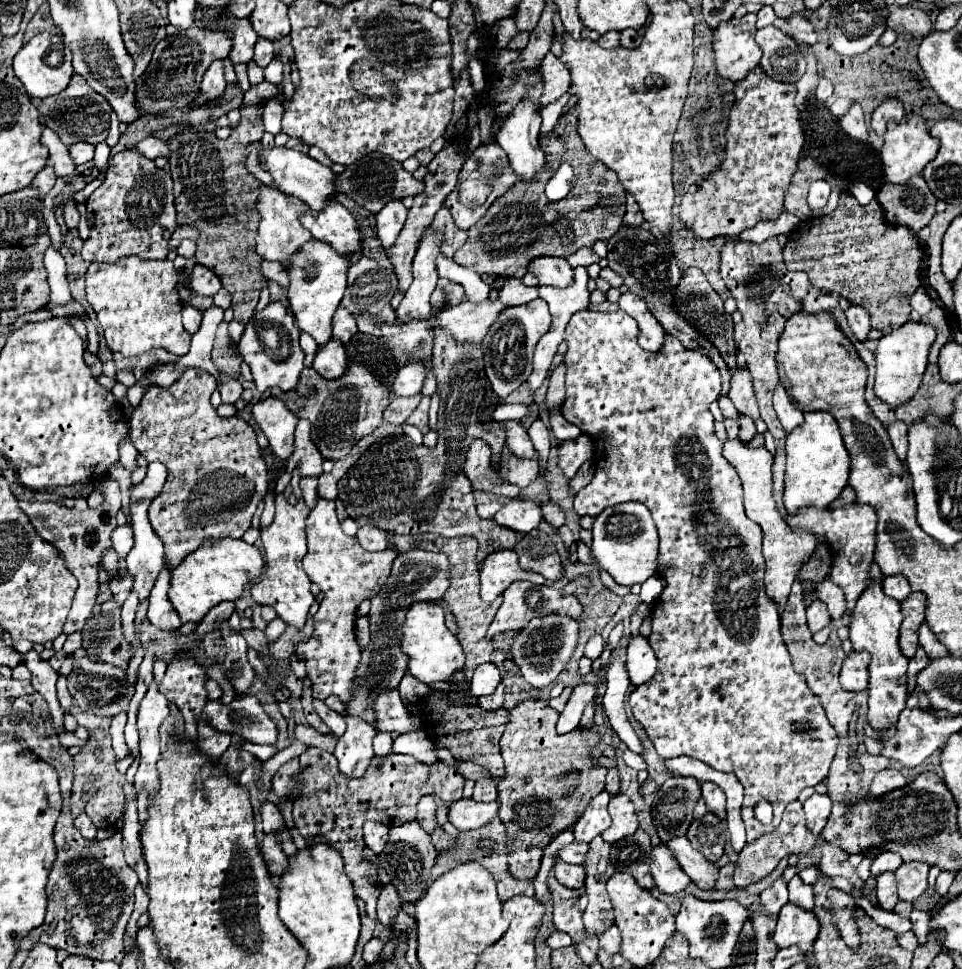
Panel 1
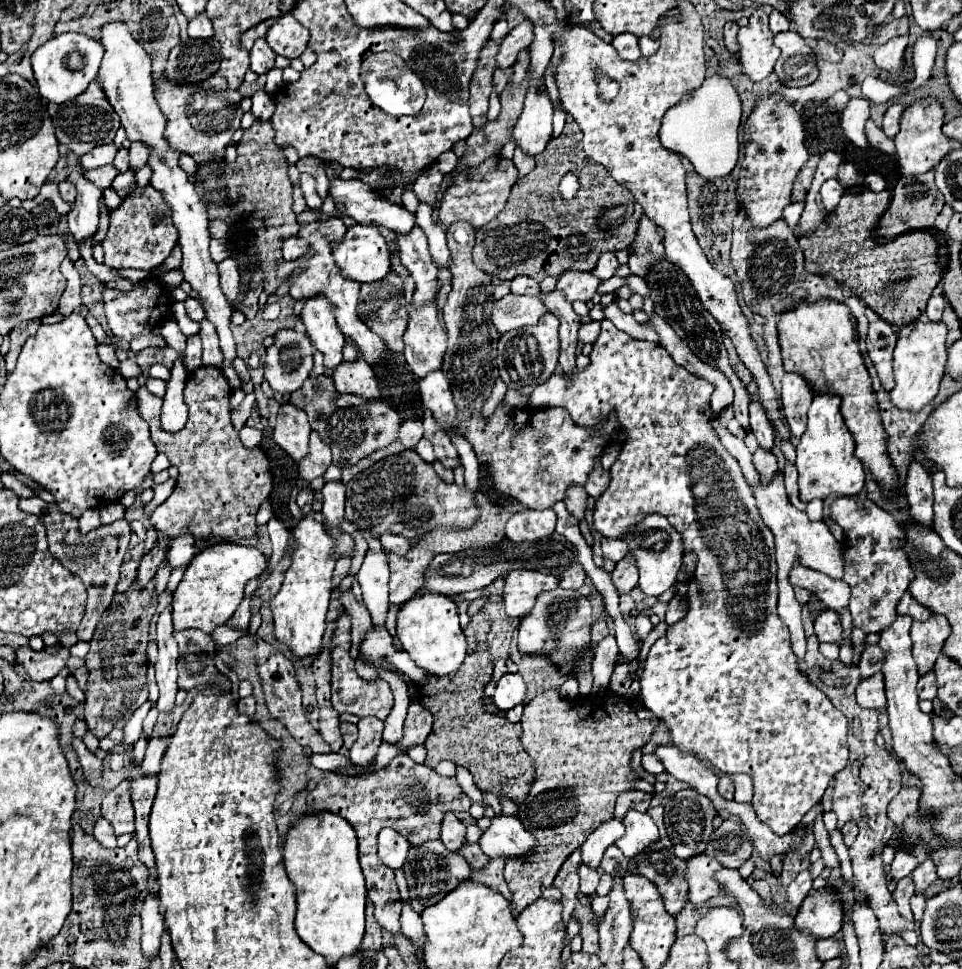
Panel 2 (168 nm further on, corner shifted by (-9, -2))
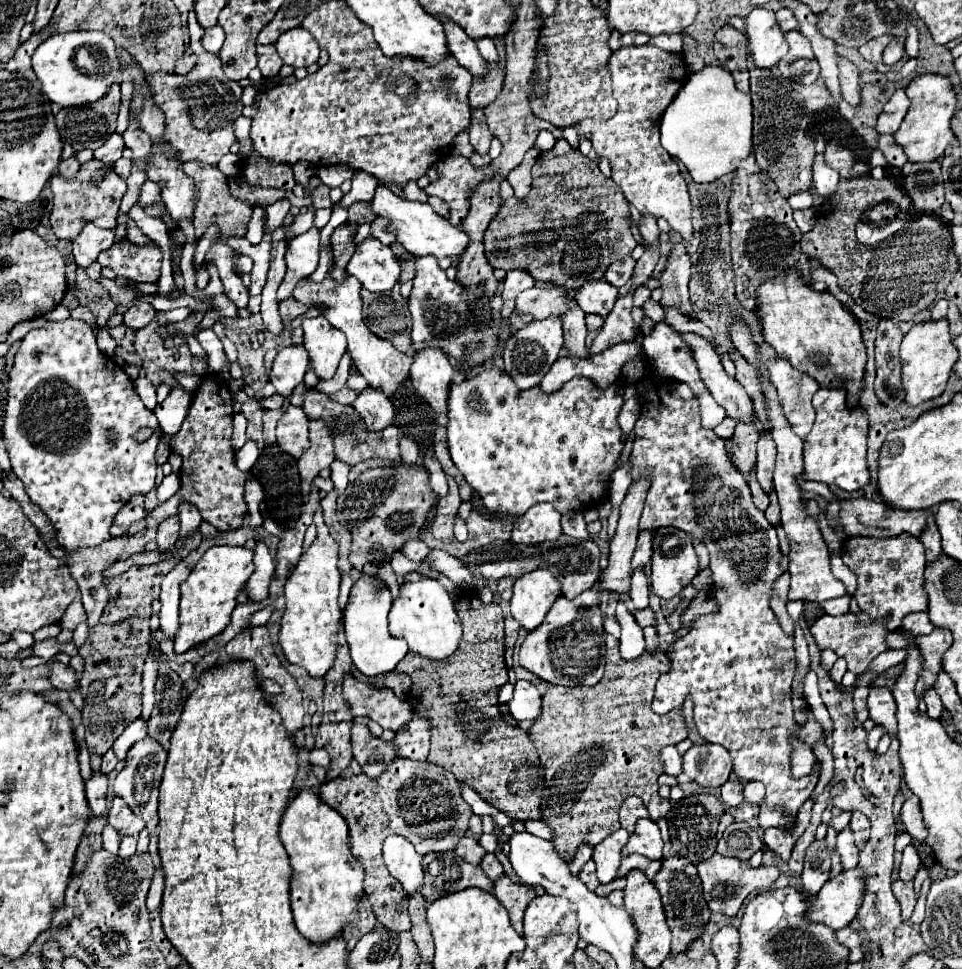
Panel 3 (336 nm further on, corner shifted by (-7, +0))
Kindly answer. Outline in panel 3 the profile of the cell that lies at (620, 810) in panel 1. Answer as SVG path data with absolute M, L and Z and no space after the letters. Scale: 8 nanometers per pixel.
M640 819L636 825L636 831L630 835L630 841L622 849L622 855L640 853L648 859L660 859L662 857L662 837L660 829L652 819Z

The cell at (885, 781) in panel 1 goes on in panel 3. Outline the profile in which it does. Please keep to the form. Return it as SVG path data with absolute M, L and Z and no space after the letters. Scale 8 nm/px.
M912 795L910 799L904 801L902 811L900 811L900 819L902 819L906 831L916 841L924 841L928 837L928 831L926 831L926 825L922 821L922 813L920 813L920 799L916 795Z

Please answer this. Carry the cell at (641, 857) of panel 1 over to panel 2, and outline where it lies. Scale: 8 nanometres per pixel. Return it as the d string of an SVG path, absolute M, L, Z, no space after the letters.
M658 841L650 843L650 847L630 859L630 863L634 863L634 873L638 871L658 887L668 913L676 915L684 907L684 903L688 901L684 879L686 861L678 859Z

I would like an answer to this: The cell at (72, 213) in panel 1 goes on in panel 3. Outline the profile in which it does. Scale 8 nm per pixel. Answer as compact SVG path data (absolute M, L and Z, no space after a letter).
M74 153L70 159L60 161L60 165L58 165L58 173L60 173L62 177L66 177L66 179L74 179L76 173L78 173L78 169L80 169L80 163L78 163L78 159L76 159L76 153Z

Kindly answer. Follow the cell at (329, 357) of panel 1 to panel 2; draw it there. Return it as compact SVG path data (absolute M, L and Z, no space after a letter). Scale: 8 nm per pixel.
M364 359L342 361L332 373L334 385L342 393L356 393L366 399L378 399L378 381L372 373L372 367Z

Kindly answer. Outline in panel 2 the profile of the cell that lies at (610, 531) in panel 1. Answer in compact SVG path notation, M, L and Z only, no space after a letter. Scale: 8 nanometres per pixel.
M650 513L642 517L628 533L620 537L620 541L628 545L628 555L636 561L638 575L640 575L638 587L642 589L642 593L658 597L660 593L668 591L674 585L682 565L682 543L680 543L678 531L662 515Z

